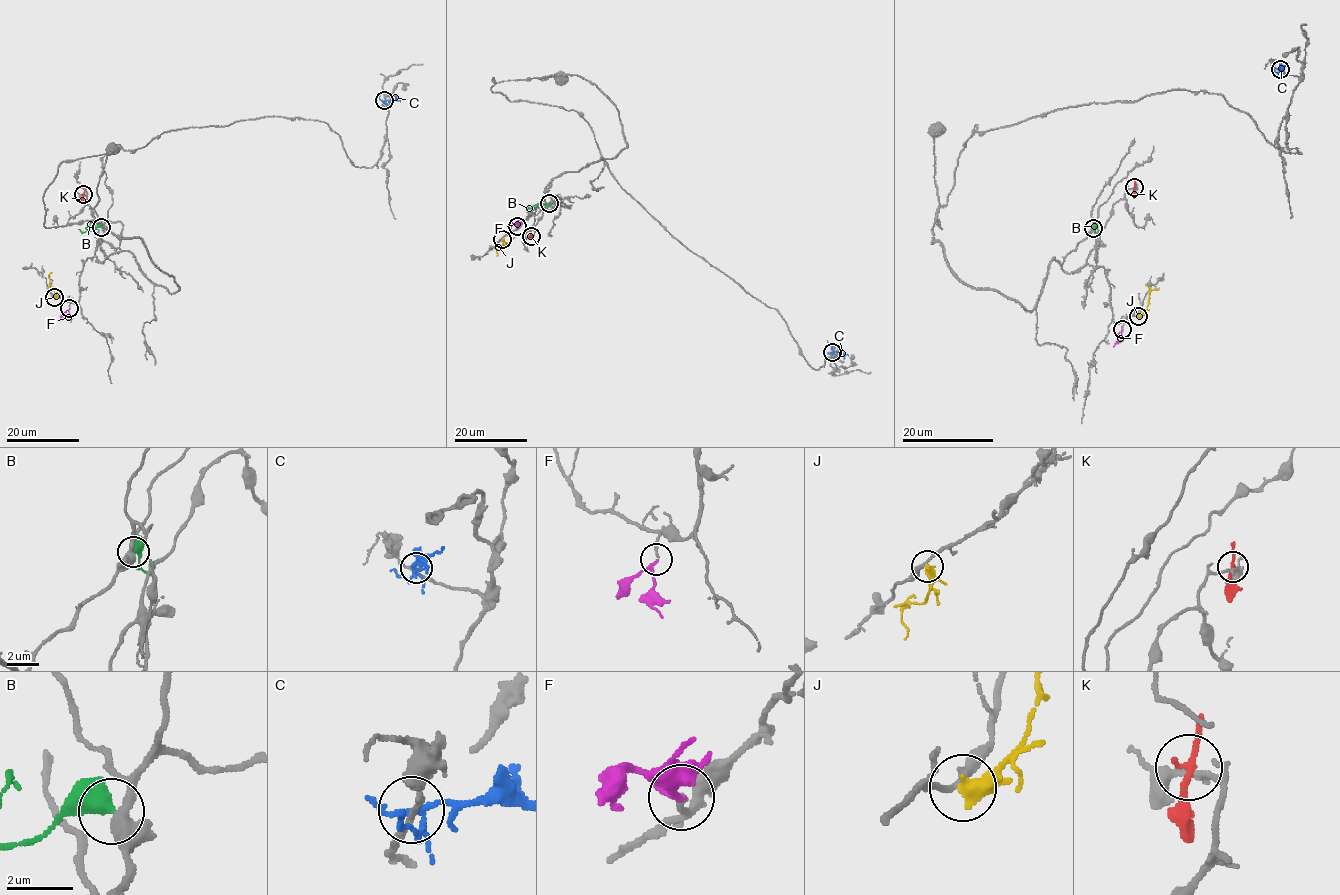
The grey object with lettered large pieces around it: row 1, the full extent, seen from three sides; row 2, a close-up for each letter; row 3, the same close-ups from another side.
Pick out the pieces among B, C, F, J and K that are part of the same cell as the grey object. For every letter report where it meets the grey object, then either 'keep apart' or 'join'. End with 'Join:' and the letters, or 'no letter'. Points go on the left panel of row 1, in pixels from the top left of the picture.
B: (101, 227) | keep apart
C: (384, 100) | keep apart
F: (69, 308) | join
J: (54, 297) | keep apart
K: (83, 194) | keep apart
Join: F

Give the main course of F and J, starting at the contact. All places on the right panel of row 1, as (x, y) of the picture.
F: (1121, 330), (1121, 338), (1113, 347)
J: (1137, 316), (1146, 308), (1149, 292), (1159, 287)

